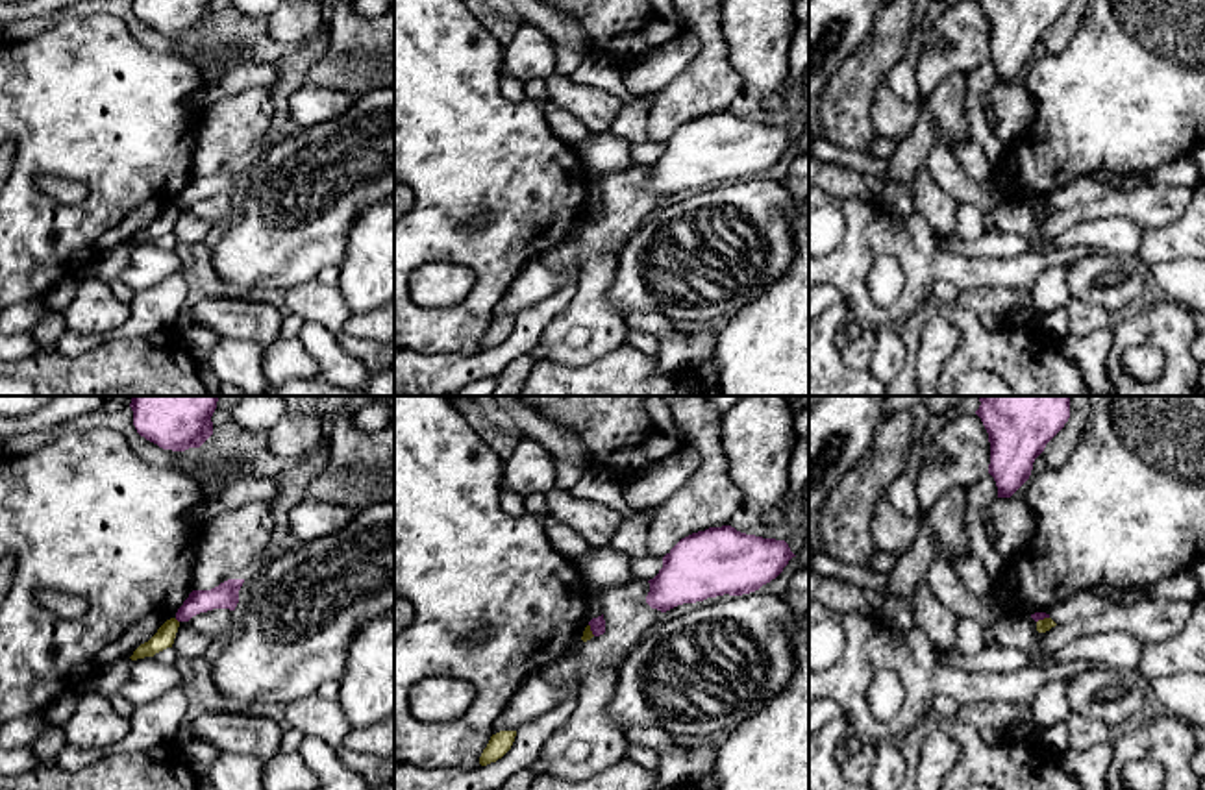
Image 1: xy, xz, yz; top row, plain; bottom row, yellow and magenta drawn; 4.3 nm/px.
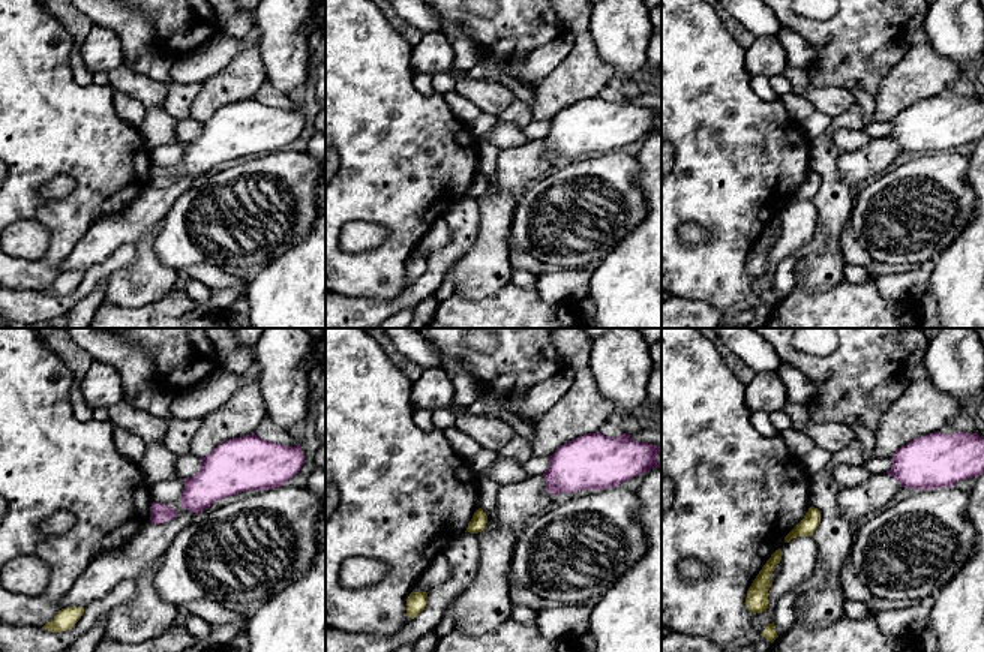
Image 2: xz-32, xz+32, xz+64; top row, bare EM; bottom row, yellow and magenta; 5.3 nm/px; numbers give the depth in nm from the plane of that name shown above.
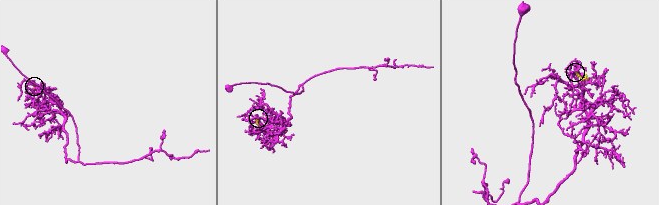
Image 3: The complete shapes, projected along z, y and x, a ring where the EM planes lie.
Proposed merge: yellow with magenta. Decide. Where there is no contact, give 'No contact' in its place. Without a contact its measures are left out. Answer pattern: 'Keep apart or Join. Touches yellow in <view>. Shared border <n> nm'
Keep apart. Touches yellow in xy. Shared border 30 nm

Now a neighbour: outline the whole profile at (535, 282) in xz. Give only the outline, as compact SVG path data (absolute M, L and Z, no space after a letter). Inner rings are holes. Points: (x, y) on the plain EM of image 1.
M540 259L531 261L496 303L492 320L500 316L518 316L526 309L553 294L565 283L566 278L561 272L552 270Z

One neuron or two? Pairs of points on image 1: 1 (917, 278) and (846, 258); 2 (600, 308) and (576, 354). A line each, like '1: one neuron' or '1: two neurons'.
1: one neuron
2: one neuron

